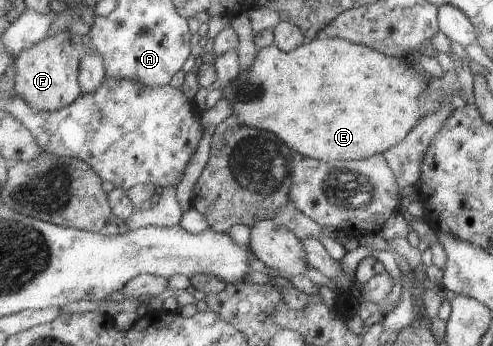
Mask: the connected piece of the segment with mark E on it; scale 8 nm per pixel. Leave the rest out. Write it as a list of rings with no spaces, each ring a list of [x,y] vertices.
[[[321,36],[316,40],[309,41],[307,44],[298,47],[295,51],[286,52],[279,49],[274,43],[268,47],[259,50],[256,60],[249,68],[240,71],[238,77],[230,80],[228,84],[221,84],[223,99],[232,103],[234,114],[239,118],[242,126],[265,130],[272,132],[280,138],[284,144],[294,153],[304,155],[324,162],[351,161],[372,158],[373,156],[384,154],[387,150],[401,143],[418,126],[420,119],[427,113],[435,109],[435,101],[441,98],[442,92],[446,92],[450,97],[458,96],[460,83],[456,72],[443,72],[441,79],[430,76],[420,65],[414,63],[402,62],[397,58],[385,55],[380,51],[375,51],[361,44],[351,43],[338,37]]]

